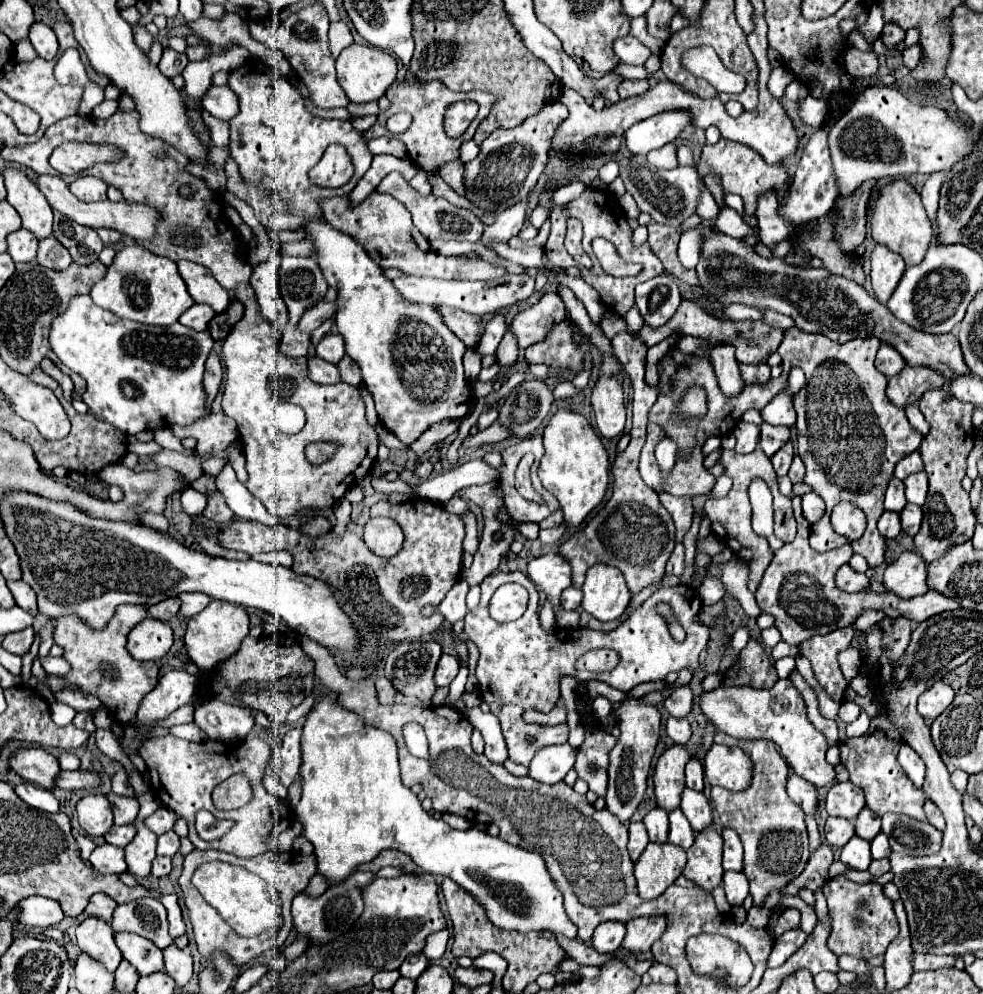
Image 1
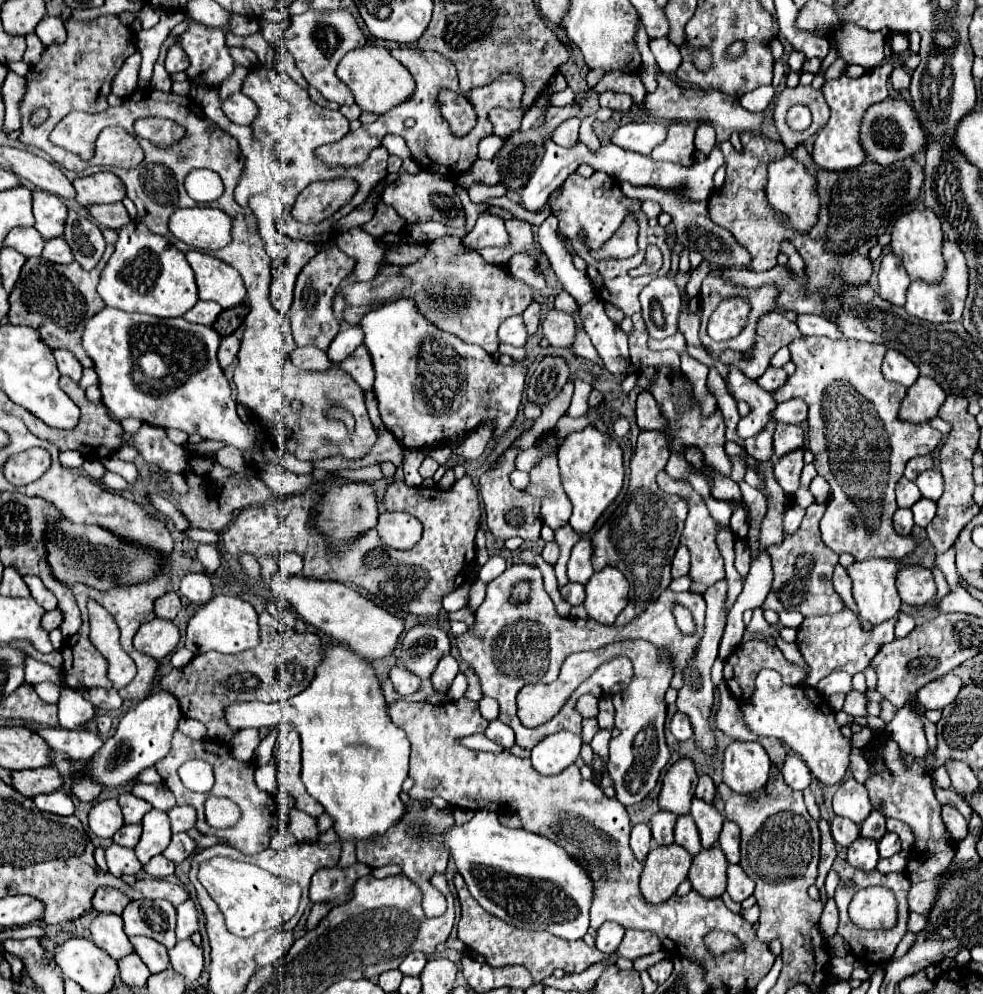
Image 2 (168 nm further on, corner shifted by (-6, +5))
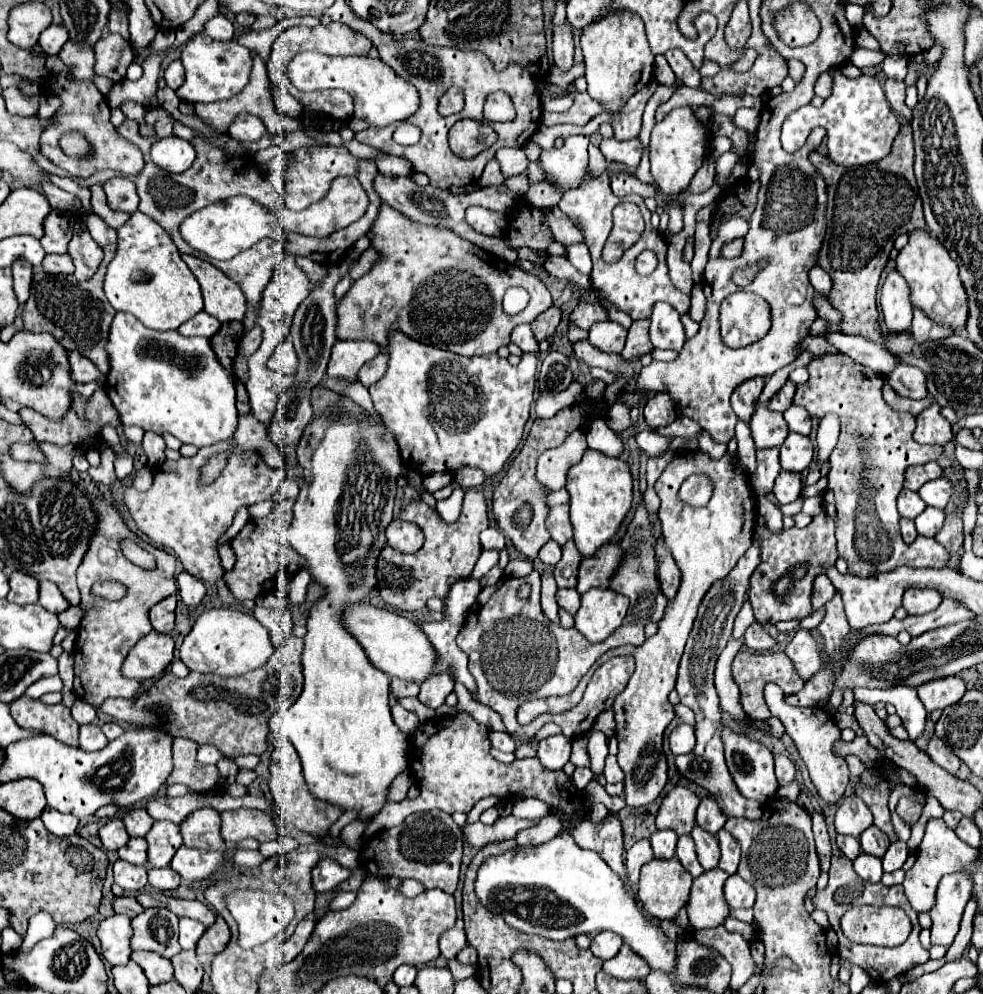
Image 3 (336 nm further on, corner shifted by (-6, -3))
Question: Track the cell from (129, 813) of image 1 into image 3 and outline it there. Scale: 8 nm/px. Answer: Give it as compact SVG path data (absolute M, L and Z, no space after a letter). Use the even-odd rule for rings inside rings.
M143 808L125 812L123 822L127 826L129 836L145 836L151 830L151 826L153 826L153 820L149 818L149 814Z

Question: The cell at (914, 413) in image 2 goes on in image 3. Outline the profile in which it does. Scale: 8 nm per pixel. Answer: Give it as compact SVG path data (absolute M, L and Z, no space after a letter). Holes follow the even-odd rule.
M931 404L917 416L917 430L913 438L919 444L939 444L939 446L945 446L953 440L951 424L939 414L937 404Z

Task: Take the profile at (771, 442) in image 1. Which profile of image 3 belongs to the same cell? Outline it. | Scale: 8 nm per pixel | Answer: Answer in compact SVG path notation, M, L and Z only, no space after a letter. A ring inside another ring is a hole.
M789 434L787 440L779 446L781 450L781 466L789 472L803 472L813 460L813 444L807 436Z

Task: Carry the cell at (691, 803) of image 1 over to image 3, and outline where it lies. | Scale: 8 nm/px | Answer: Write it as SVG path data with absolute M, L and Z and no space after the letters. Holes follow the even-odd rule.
M695 826L695 830L691 832L691 838L695 840L695 846L697 846L697 856L699 856L699 862L705 870L713 870L717 868L719 864L719 844L717 844L717 838L713 834L709 834L707 830Z

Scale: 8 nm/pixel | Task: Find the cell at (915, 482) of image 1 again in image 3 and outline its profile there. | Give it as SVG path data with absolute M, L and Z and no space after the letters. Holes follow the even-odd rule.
M945 476L937 478L937 480L931 480L927 482L921 490L919 490L919 496L925 500L927 506L935 506L935 508L945 508L947 502L951 500L951 494L953 494L953 482L947 480Z

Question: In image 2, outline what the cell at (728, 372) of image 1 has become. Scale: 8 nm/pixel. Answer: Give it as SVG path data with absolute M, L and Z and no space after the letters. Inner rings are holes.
M727 366L727 368L729 372L725 378L725 384L727 384L729 394L735 400L745 400L751 406L749 416L741 418L737 424L737 436L745 440L749 436L755 436L761 428L765 428L771 422L769 414L777 404L771 394L767 394L755 380L741 374L737 366Z

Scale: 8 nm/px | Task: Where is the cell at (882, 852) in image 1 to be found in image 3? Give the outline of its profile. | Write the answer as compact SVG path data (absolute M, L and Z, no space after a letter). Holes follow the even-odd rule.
M901 840L893 842L893 844L889 846L889 850L885 852L885 856L883 856L883 870L885 870L885 872L899 870L899 868L905 864L907 856L909 856L909 848L907 848L907 844L901 842Z

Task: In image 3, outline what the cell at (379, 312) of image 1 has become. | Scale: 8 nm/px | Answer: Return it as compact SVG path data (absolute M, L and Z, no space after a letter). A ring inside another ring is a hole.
M391 334L389 368L385 376L369 388L375 410L383 416L385 426L397 436L401 448L401 460L407 470L415 470L421 476L433 472L455 472L461 466L479 468L487 478L499 474L515 452L523 438L525 422L529 420L529 410L535 390L537 356L527 352L521 356L517 366L511 366L505 358L497 354L465 358L453 352L445 352L421 342L407 338L405 334Z

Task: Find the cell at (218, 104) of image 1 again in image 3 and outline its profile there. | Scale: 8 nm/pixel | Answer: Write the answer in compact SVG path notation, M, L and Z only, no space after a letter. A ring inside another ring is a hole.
M241 114L229 128L229 136L241 142L253 142L259 140L267 132L265 124L261 118L251 116L251 114Z

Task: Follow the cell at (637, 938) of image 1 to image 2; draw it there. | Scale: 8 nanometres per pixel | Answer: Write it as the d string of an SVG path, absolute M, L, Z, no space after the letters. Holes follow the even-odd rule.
M627 930L621 946L617 948L617 954L621 958L635 960L639 956L647 956L657 950L661 950L661 942L659 938L655 938L655 934L649 934L645 930Z

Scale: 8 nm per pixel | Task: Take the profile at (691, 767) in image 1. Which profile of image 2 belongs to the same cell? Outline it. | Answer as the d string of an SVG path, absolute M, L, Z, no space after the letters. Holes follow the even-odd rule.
M701 774L701 776L699 776L695 796L701 798L701 800L705 800L705 802L713 802L713 796L715 796L715 784L713 784L713 780L711 780L707 774Z

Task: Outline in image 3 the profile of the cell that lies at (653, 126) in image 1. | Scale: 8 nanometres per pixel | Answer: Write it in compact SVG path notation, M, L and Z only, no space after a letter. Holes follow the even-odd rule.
M609 138L599 144L599 150L603 152L607 162L619 162L629 168L637 168L637 164L641 160L641 142L637 138L627 140L627 142L619 142L615 138Z

